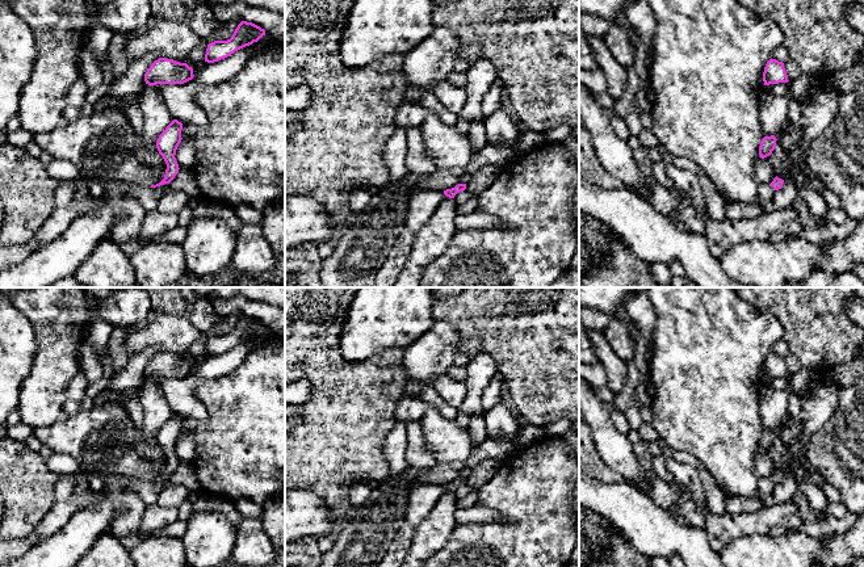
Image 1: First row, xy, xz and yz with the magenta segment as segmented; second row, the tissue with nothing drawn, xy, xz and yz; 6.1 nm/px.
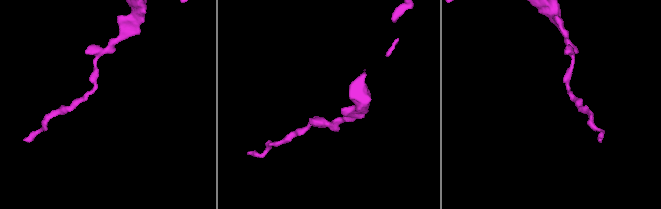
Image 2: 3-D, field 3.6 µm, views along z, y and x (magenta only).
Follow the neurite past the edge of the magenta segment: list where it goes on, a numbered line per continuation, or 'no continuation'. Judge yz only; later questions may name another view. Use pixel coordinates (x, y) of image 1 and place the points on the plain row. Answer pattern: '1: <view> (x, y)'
no continuation

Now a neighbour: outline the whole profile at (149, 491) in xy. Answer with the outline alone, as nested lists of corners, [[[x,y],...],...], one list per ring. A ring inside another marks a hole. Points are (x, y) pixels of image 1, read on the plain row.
[[[135,476],[129,479],[129,486],[138,494],[147,507],[158,504],[160,490],[168,483],[171,483],[169,478],[159,479],[156,482],[143,480]]]

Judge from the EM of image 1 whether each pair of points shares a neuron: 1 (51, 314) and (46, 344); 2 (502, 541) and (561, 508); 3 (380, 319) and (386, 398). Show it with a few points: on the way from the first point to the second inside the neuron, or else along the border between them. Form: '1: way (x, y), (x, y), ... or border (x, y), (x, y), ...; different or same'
1: way (47, 322), (46, 336); same
2: way (516, 541), (520, 541), (546, 515); same
3: border (397, 347), (401, 348); different

